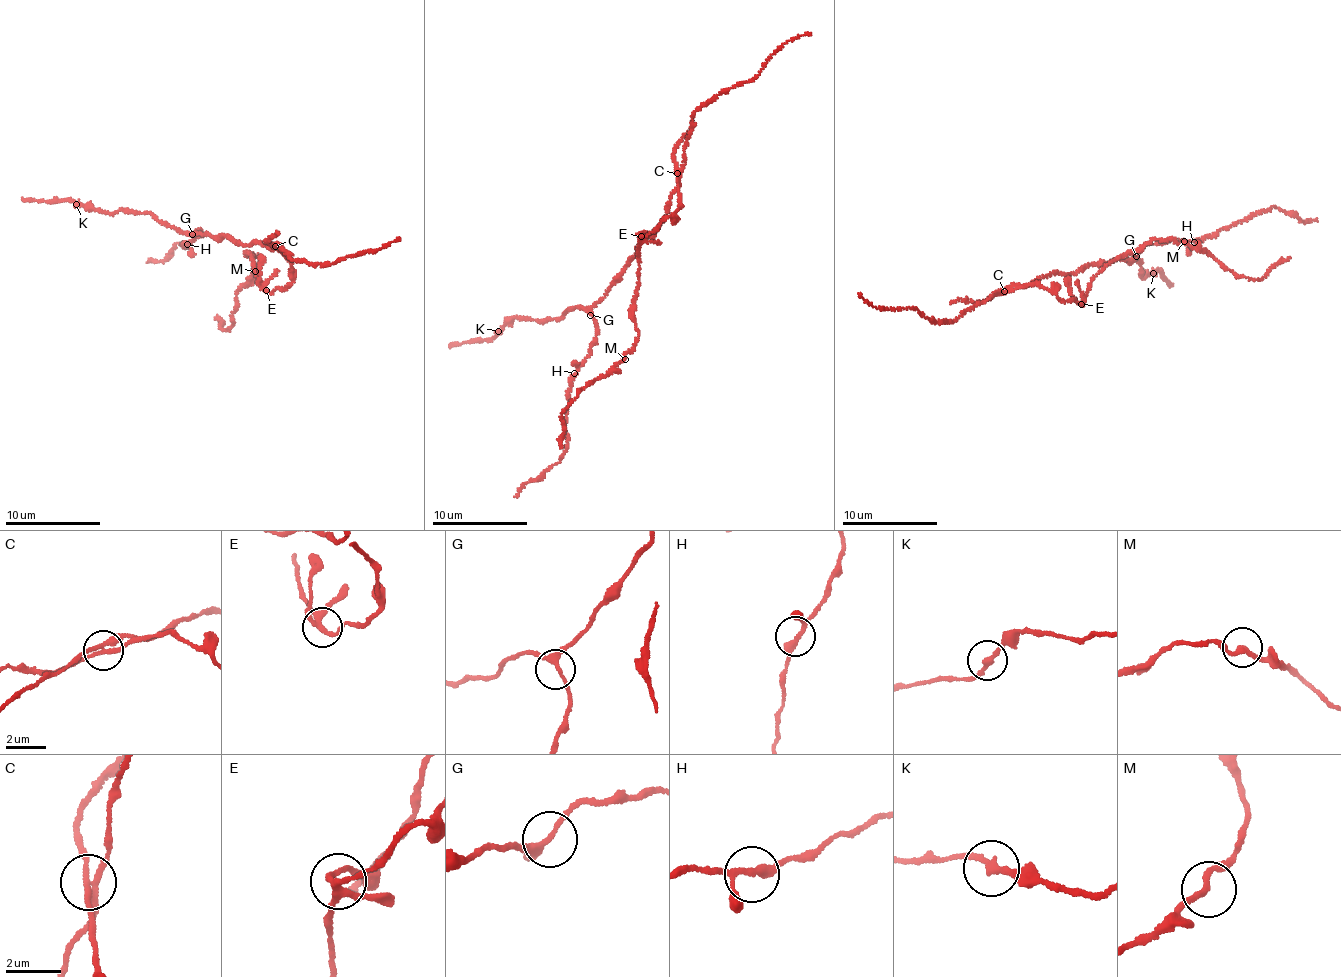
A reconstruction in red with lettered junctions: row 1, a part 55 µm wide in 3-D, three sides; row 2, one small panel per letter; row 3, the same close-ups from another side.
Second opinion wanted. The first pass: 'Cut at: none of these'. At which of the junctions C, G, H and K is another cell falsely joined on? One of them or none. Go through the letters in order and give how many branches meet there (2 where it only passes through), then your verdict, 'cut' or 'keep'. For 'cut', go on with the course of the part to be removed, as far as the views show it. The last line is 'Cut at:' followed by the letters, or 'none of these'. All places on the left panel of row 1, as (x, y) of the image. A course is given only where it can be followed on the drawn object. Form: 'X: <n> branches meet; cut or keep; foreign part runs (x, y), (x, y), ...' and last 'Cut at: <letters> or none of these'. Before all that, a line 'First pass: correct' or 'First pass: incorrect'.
First pass: incorrect
C: 4 branches meet; cut; foreign part runs (275, 245), (291, 262), (285, 288), (271, 292), (247, 253), (261, 263), (240, 286), (228, 330), (220, 321)
G: 3 branches meet; keep
H: 3 branches meet; keep
K: 2 branches meet; keep
Cut at: C

